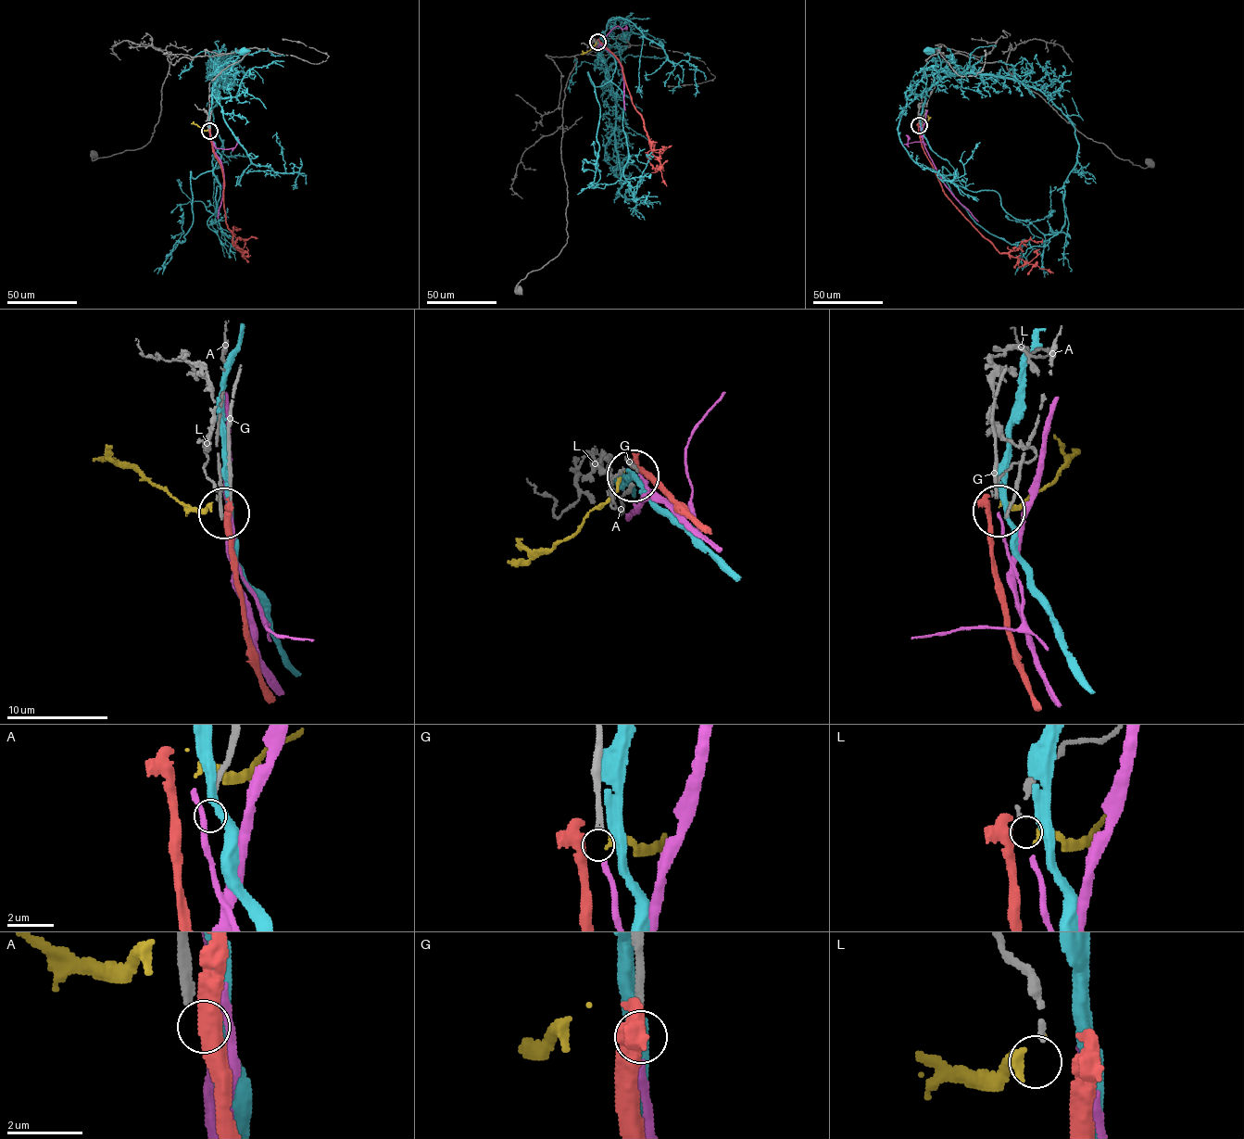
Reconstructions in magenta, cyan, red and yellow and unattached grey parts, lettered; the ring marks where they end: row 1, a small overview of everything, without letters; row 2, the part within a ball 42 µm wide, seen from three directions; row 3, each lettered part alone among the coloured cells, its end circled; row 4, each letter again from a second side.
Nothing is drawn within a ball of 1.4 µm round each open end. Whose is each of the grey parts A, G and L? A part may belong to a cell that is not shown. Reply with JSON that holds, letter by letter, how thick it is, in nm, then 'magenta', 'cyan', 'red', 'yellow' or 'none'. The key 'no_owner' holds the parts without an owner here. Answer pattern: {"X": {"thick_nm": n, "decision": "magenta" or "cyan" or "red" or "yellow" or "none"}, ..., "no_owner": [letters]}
{"A": {"thick_nm": 240, "decision": "none"}, "G": {"thick_nm": 200, "decision": "magenta"}, "L": {"thick_nm": 120, "decision": "none"}, "no_owner": ["A", "L"]}

